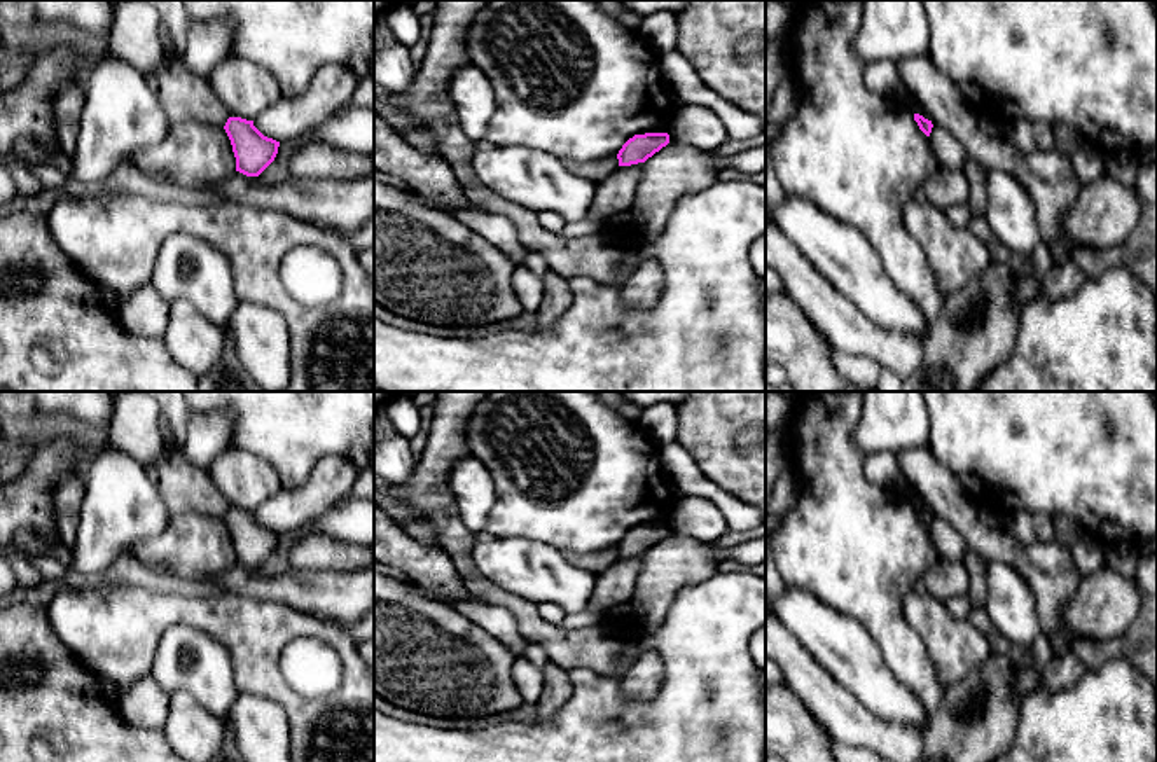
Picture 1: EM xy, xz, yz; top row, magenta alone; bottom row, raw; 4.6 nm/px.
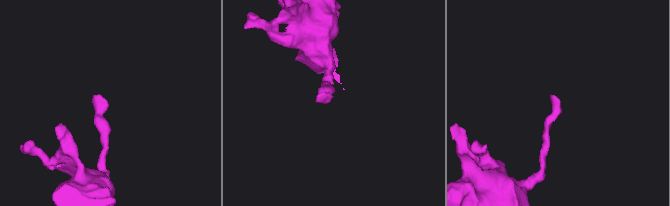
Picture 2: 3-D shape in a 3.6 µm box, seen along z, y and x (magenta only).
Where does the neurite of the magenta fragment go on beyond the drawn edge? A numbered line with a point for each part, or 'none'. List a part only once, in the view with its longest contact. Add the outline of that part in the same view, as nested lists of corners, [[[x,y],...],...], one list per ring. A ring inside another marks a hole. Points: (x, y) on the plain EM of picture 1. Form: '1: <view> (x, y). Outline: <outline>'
none

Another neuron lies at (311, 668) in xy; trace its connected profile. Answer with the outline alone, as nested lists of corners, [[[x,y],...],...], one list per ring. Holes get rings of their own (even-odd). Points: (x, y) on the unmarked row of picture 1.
[[[315,636],[290,640],[281,652],[280,669],[288,687],[309,699],[332,696],[343,683],[337,652]]]

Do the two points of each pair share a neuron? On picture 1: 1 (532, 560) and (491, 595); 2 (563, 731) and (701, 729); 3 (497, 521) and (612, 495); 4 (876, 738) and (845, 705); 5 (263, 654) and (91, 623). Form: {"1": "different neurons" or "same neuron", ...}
{"1": "different neurons", "2": "same neuron", "3": "same neuron", "4": "same neuron", "5": "same neuron"}

